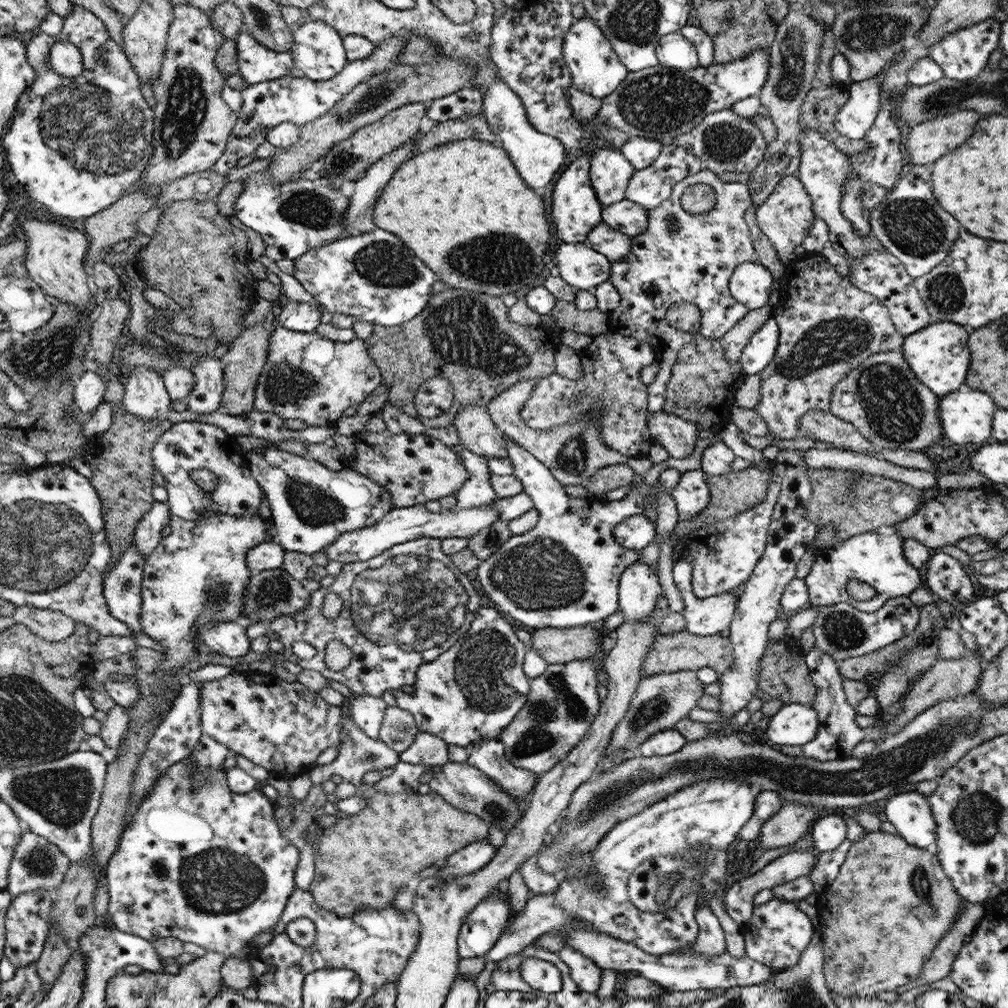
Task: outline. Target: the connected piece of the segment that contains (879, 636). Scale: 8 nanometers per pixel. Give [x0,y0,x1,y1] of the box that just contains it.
[811,597,919,661]

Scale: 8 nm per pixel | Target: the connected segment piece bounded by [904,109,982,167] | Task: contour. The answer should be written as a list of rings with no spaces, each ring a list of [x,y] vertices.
[[[966,109],[952,114],[938,116],[928,122],[914,125],[908,134],[908,138],[906,138],[904,142],[904,152],[908,152],[912,164],[930,167],[934,160],[938,160],[940,156],[948,154],[948,152],[954,150],[958,144],[962,144],[968,136],[972,136],[975,124],[981,116],[982,115],[975,109]]]

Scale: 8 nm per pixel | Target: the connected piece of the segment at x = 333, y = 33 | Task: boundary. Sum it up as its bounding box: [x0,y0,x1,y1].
[294,20,348,80]

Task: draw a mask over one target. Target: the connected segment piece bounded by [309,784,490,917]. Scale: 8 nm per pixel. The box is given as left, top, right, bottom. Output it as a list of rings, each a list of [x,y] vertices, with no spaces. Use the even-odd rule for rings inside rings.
[[[362,784],[362,787],[356,788],[356,796],[360,796],[360,798],[366,800],[366,806],[358,814],[350,815],[348,818],[337,819],[333,827],[330,827],[330,829],[322,829],[320,831],[318,847],[316,848],[317,853],[315,856],[315,875],[312,884],[309,886],[309,891],[313,894],[315,900],[321,907],[324,907],[326,910],[334,911],[341,917],[350,916],[354,914],[354,912],[363,911],[364,909],[383,909],[385,906],[388,906],[393,902],[395,894],[402,888],[402,886],[417,882],[420,874],[428,873],[437,866],[444,864],[455,851],[464,848],[467,844],[478,842],[479,840],[488,840],[489,837],[489,823],[475,814],[464,812],[459,808],[450,805],[450,803],[444,801],[440,795],[433,791],[426,795],[420,795],[416,791],[411,793],[386,795],[380,793],[380,790],[378,789],[374,789],[374,786],[372,785]]]

